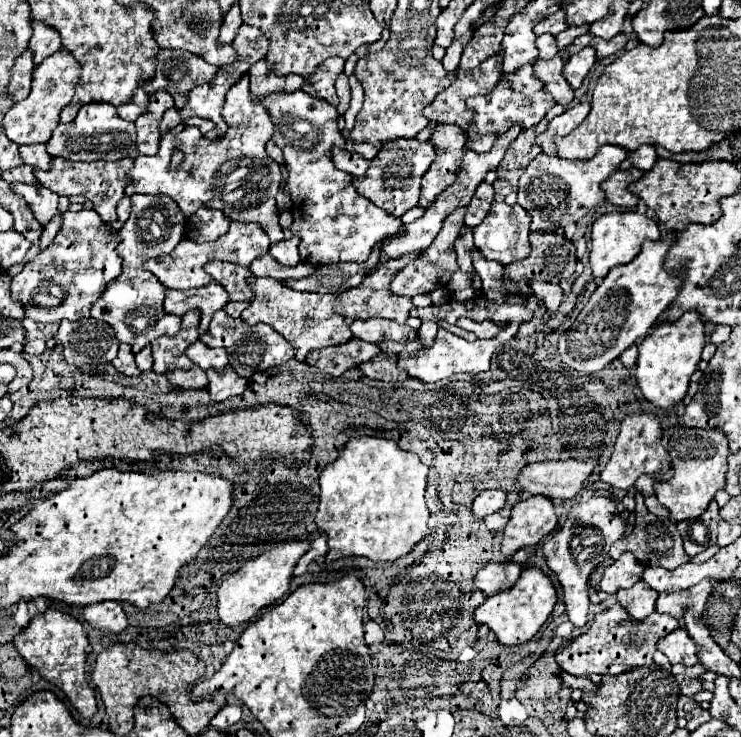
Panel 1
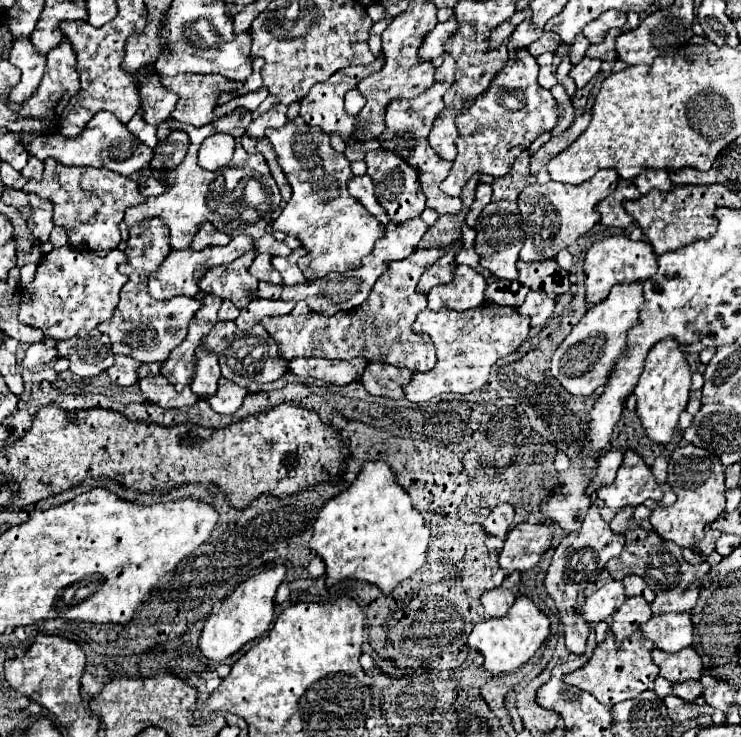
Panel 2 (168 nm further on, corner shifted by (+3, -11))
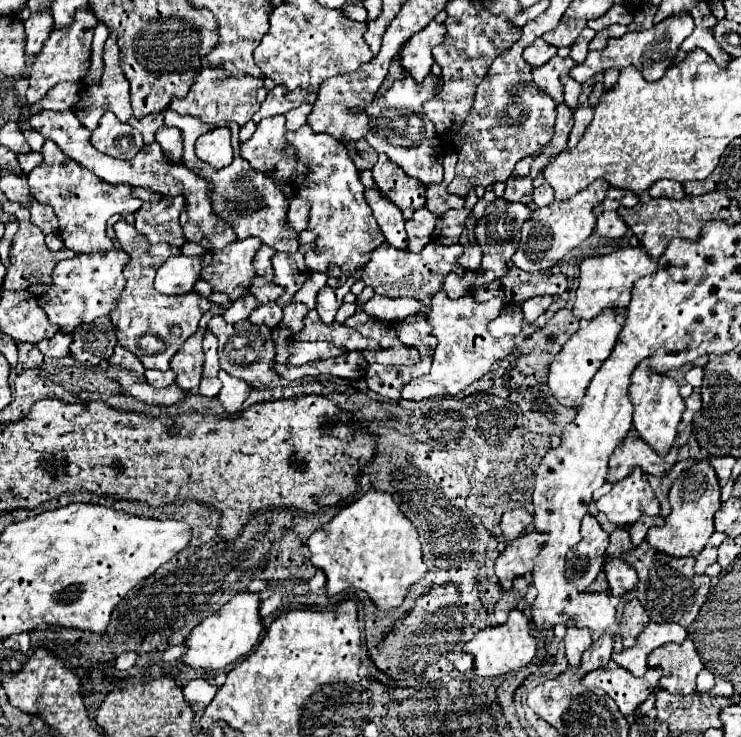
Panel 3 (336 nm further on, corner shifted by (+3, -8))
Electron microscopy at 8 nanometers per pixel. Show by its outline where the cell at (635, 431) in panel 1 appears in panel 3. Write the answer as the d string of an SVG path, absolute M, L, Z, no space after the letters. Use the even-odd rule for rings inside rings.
M634 470L630 476L616 482L614 488L596 502L596 506L612 524L620 528L632 526L642 514L660 514L658 498L654 496L642 470Z

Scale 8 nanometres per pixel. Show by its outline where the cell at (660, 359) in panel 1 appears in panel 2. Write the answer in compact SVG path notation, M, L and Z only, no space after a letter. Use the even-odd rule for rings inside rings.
M664 339L660 343L656 343L656 347L650 349L644 371L634 389L634 395L638 399L636 413L644 425L646 435L654 443L668 443L672 439L678 417L686 409L686 403L688 403L690 375L692 375L692 371L690 371L688 359L680 351L680 345L676 343L676 339Z

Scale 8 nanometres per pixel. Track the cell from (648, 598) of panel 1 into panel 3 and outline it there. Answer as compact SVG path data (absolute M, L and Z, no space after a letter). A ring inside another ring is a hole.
M632 600L624 606L624 614L622 614L622 622L620 622L620 636L622 636L622 644L624 648L630 648L636 642L636 636L644 630L644 624L648 624L650 618L644 612L640 600Z

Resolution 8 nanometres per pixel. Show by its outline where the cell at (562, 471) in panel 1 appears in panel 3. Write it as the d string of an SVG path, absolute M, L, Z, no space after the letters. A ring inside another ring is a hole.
M626 438L624 444L612 454L610 458L610 476L608 482L618 482L626 478L626 474L632 472L632 468L638 468L652 476L666 476L672 466L678 462L678 448L672 448L668 456L658 456L648 444L644 444L640 438Z

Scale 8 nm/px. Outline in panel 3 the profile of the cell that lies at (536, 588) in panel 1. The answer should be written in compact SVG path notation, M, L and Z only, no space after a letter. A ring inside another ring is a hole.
M512 610L506 624L476 632L476 636L464 646L464 652L474 656L476 676L494 678L494 676L504 676L508 672L520 670L522 666L528 666L536 654L536 648L538 648L538 640L532 636L530 620L520 610Z

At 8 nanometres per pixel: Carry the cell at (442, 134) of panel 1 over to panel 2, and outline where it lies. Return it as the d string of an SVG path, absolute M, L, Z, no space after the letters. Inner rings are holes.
M444 53L444 63L436 69L436 83L422 95L414 97L414 99L396 99L394 103L390 103L386 107L386 131L380 135L380 139L384 141L384 149L400 155L402 159L406 159L408 163L416 165L420 169L420 187L426 195L426 207L434 209L438 215L444 213L458 213L462 207L460 197L448 197L444 195L438 185L440 181L446 179L448 171L452 169L452 161L440 159L440 155L436 155L436 151L432 151L430 143L428 143L428 131L430 131L430 123L434 121L436 113L444 107L442 97L444 93L450 89L450 85L454 83L454 71L456 71L456 61L452 55Z

